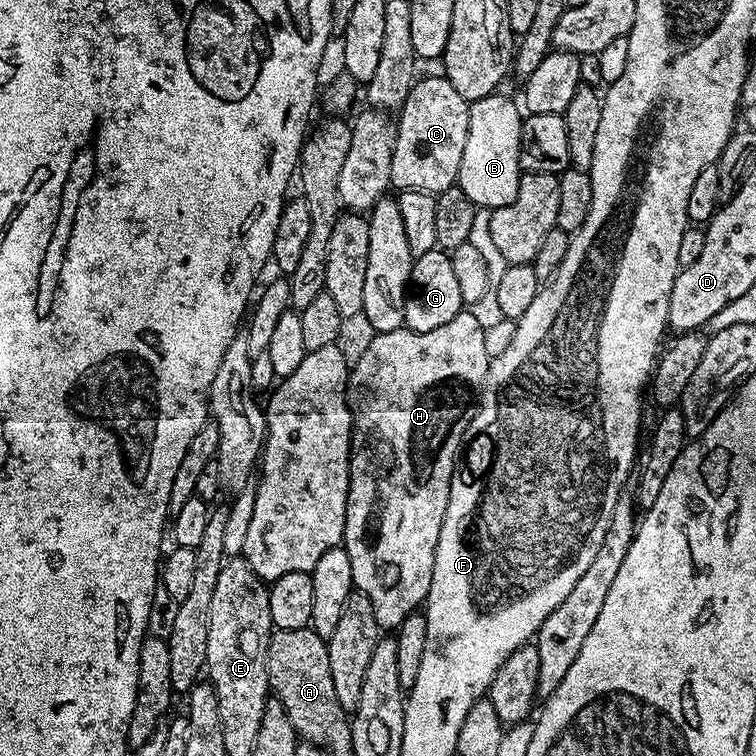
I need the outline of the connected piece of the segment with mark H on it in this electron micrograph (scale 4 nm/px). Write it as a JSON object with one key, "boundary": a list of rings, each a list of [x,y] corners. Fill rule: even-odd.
{"boundary":[[[461,310],[454,318],[450,318],[450,322],[438,326],[438,330],[415,332],[403,327],[389,332],[377,332],[371,337],[373,340],[361,350],[360,357],[351,365],[352,451],[348,454],[348,501],[342,547],[346,550],[346,554],[350,554],[350,570],[355,591],[370,600],[380,630],[399,628],[400,623],[410,613],[417,611],[427,601],[434,574],[434,554],[438,550],[438,534],[442,534],[442,522],[446,518],[446,506],[450,498],[452,471],[456,469],[464,435],[474,418],[480,397],[484,394],[484,383],[488,377],[490,358],[486,354],[484,330],[482,326],[478,326],[478,318],[474,318],[471,310]]]}

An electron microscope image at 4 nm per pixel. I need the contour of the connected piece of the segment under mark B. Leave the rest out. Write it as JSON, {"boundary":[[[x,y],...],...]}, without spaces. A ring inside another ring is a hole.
{"boundary":[[[495,92],[486,98],[473,101],[468,110],[466,149],[459,167],[457,187],[463,190],[478,208],[491,210],[514,202],[518,194],[518,182],[522,175],[520,166],[521,107],[514,101]]]}

